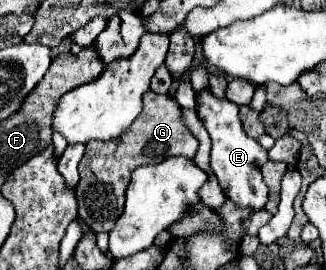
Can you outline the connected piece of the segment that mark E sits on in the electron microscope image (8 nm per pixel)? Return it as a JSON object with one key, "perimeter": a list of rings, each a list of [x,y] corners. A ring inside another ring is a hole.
{"perimeter":[[[210,87],[196,93],[196,99],[200,99],[200,107],[196,107],[196,115],[204,123],[206,131],[210,133],[210,139],[212,139],[210,167],[214,169],[222,189],[240,207],[254,207],[256,211],[264,209],[264,203],[268,201],[268,187],[262,181],[260,167],[268,161],[268,153],[262,149],[262,145],[256,139],[250,139],[244,133],[242,123],[238,119],[236,103],[214,97]]]}

